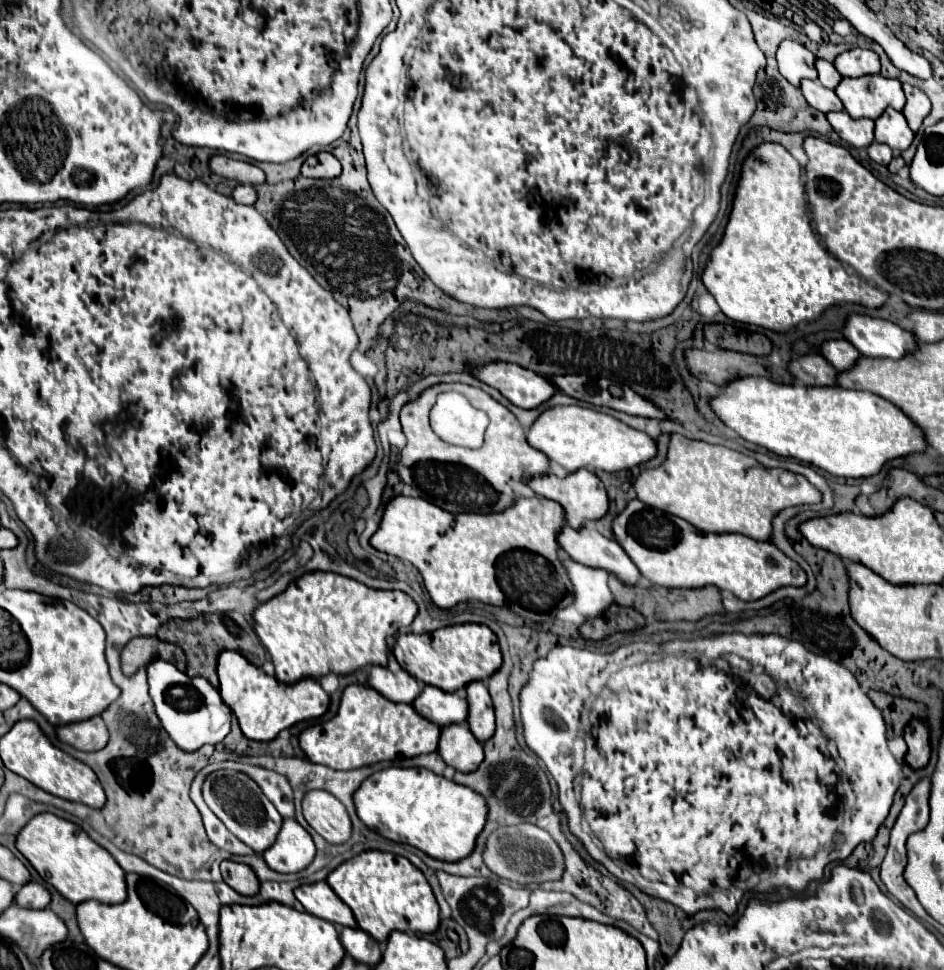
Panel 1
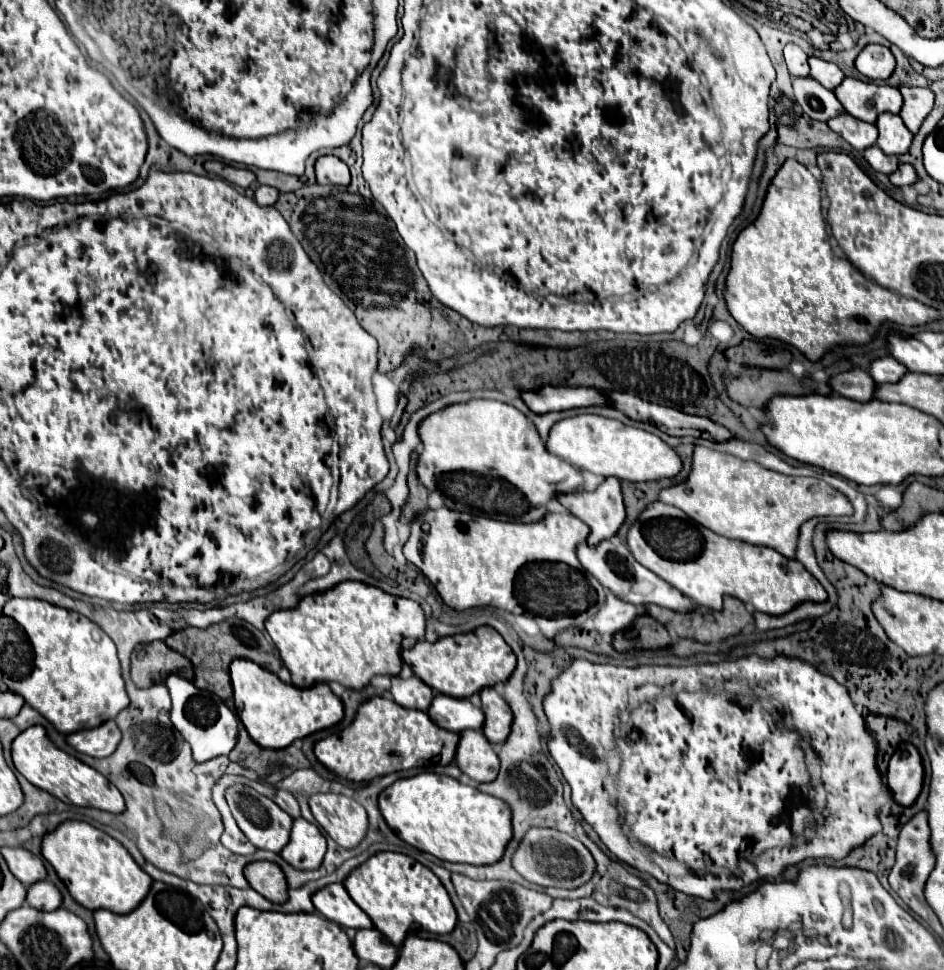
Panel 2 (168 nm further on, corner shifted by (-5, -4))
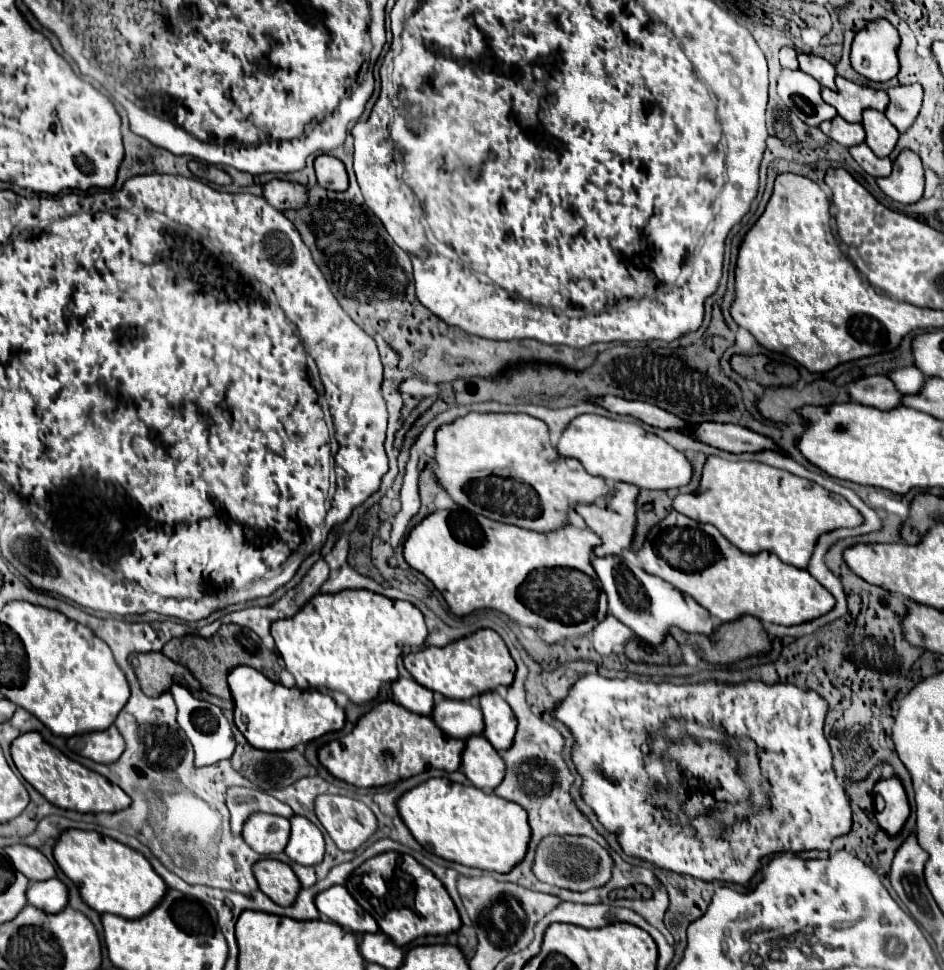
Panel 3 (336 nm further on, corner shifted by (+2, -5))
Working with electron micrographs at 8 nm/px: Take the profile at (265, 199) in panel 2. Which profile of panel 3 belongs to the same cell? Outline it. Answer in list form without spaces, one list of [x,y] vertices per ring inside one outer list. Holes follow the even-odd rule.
[[[270,180],[268,184],[264,184],[262,196],[276,210],[288,210],[288,208],[298,210],[306,204],[306,188],[286,180]]]

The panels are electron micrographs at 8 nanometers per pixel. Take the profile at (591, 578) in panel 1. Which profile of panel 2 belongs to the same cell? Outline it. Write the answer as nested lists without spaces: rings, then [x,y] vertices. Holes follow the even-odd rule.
[[[609,593],[603,609],[593,617],[593,621],[595,621],[597,631],[603,637],[613,637],[621,629],[629,627],[635,617],[637,617],[637,607],[635,605],[625,603],[625,601],[617,599],[615,595]]]

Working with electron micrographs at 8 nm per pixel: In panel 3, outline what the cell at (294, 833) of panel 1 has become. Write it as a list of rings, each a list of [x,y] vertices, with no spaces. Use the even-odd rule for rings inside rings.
[[[292,816],[290,824],[292,832],[284,848],[286,856],[302,866],[316,866],[318,862],[322,862],[324,856],[322,832],[308,818],[302,816]]]

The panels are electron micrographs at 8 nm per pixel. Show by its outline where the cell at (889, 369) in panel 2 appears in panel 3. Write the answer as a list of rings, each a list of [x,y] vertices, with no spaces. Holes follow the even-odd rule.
[[[908,366],[908,368],[896,368],[892,372],[888,372],[888,378],[894,380],[896,390],[900,390],[902,394],[916,394],[920,392],[922,384],[926,378],[922,378],[922,372],[918,372],[918,368]]]

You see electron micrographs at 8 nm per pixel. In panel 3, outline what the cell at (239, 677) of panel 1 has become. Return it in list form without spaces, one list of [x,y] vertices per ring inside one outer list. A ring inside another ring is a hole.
[[[238,666],[228,676],[228,686],[234,700],[234,724],[246,736],[246,740],[260,750],[286,750],[296,744],[306,744],[326,732],[340,730],[344,726],[344,712],[332,700],[332,696],[318,690],[286,688],[268,680],[264,674],[250,666]]]

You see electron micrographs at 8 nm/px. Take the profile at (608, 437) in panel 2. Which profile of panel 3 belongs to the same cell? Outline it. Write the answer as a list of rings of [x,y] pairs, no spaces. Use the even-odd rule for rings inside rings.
[[[598,414],[576,416],[564,428],[556,448],[560,456],[576,458],[582,462],[586,472],[604,478],[607,485],[626,482],[648,490],[668,490],[688,484],[692,476],[692,468],[686,456],[656,434],[646,432],[638,424],[602,418]]]

